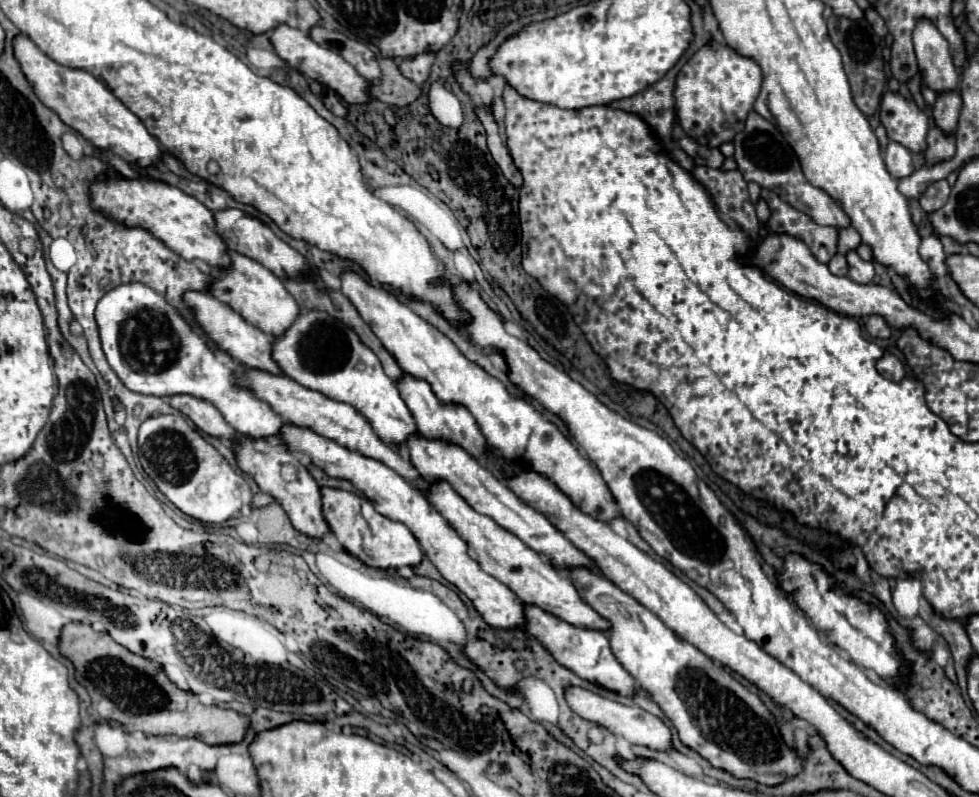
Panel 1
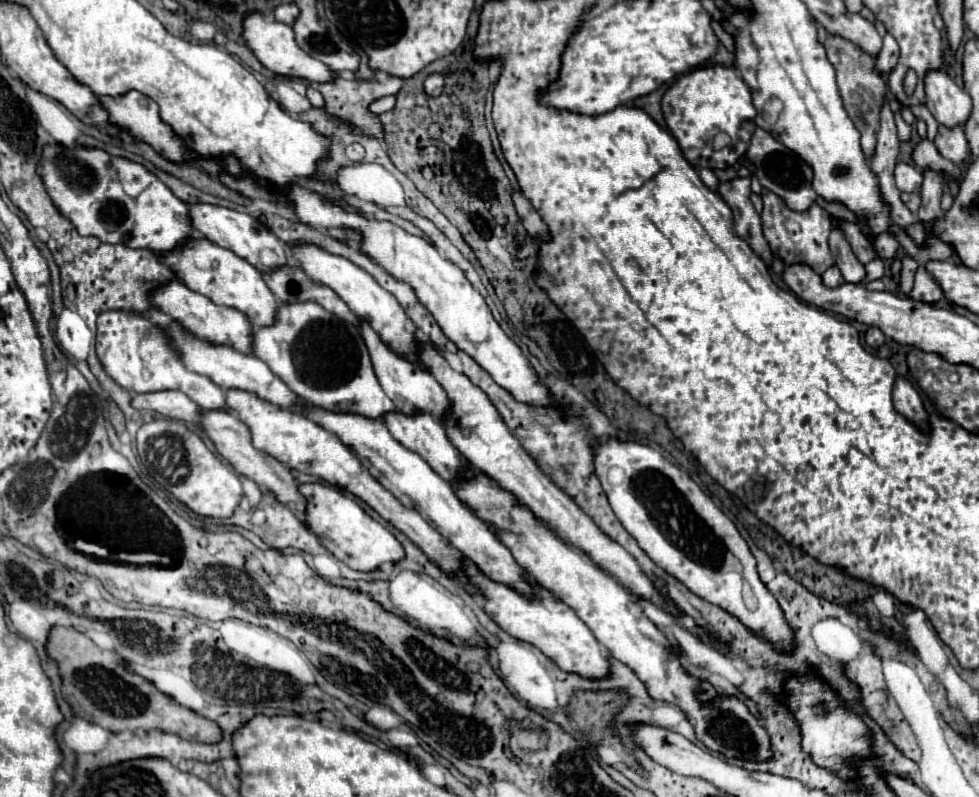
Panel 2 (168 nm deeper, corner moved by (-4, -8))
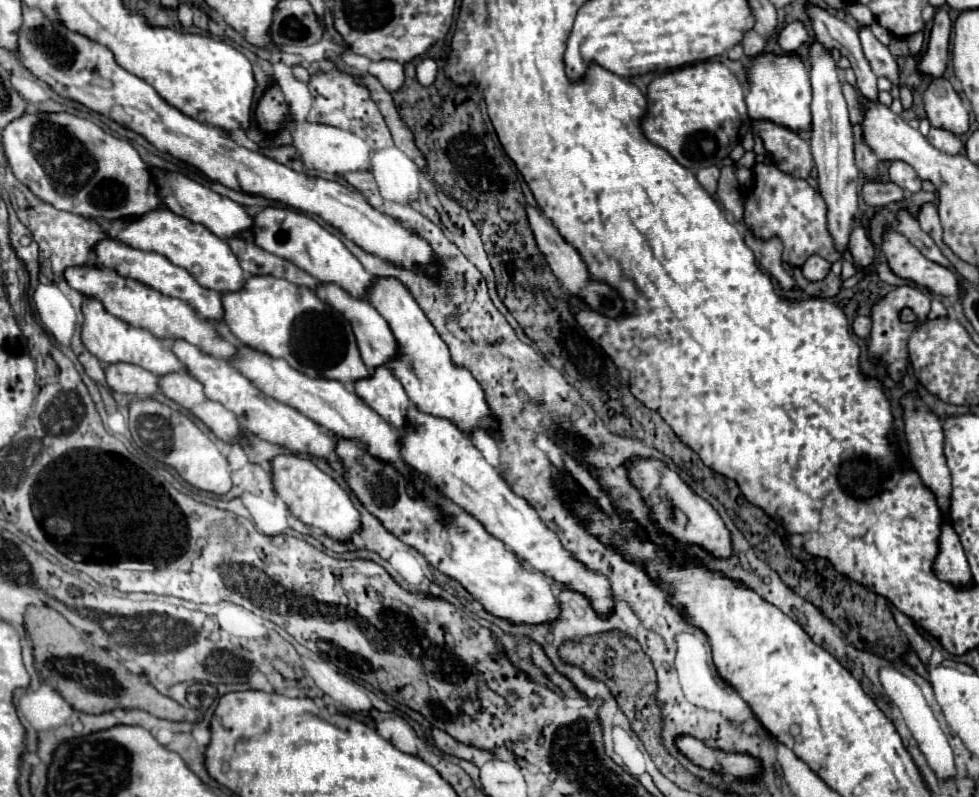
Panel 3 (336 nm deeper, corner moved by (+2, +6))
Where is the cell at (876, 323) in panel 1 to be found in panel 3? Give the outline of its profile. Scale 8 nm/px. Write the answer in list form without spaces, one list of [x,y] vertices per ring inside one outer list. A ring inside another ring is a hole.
[[[857,316],[853,320],[853,332],[859,338],[867,338],[871,334],[871,318],[869,316]]]

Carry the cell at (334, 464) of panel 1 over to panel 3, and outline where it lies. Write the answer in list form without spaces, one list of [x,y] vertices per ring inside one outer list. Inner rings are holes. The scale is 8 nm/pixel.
[[[175,340],[169,346],[183,360],[189,374],[195,376],[203,384],[207,398],[223,404],[229,412],[233,412],[237,416],[239,424],[243,428],[247,428],[251,434],[255,434],[257,438],[279,444],[295,454],[309,454],[315,458],[323,458],[329,464],[335,464],[341,460],[337,456],[337,450],[335,450],[337,442],[333,440],[333,436],[325,428],[319,428],[313,420],[309,420],[299,410],[295,410],[295,408],[275,400],[271,396],[265,396],[251,380],[241,376],[241,372],[237,372],[229,362],[215,358],[215,356],[209,356],[209,354],[203,354],[197,346],[193,346],[185,340]]]

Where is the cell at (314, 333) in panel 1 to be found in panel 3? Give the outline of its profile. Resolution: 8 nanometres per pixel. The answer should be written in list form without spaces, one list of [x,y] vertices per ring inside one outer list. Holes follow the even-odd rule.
[[[251,276],[239,292],[223,294],[225,324],[239,344],[273,358],[283,358],[287,364],[311,378],[327,378],[343,384],[355,384],[369,378],[351,324],[341,312],[323,302],[315,290],[289,284],[273,276]]]

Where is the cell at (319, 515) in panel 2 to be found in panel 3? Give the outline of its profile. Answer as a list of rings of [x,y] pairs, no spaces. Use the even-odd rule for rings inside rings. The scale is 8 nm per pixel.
[[[275,456],[273,458],[273,484],[277,496],[289,506],[295,518],[307,526],[323,530],[337,542],[351,542],[361,532],[361,514],[355,508],[351,496],[325,472],[321,472],[309,458],[301,456]]]

